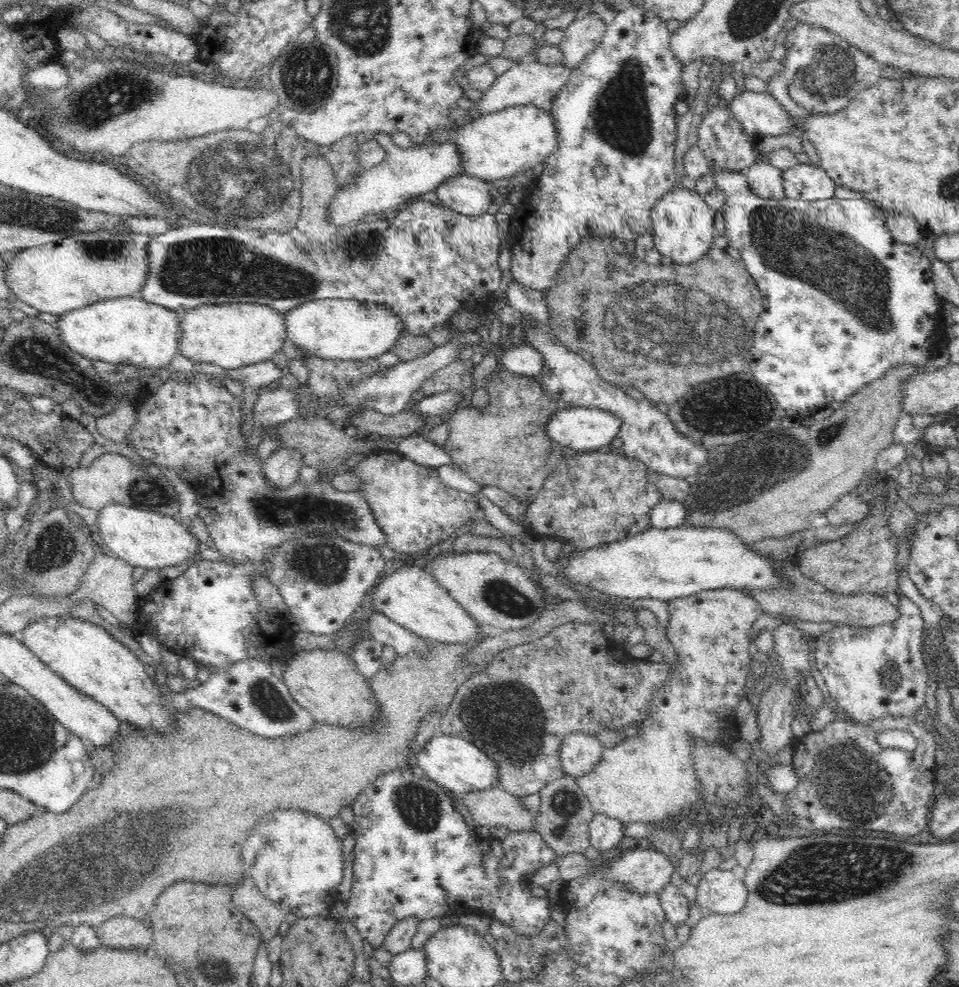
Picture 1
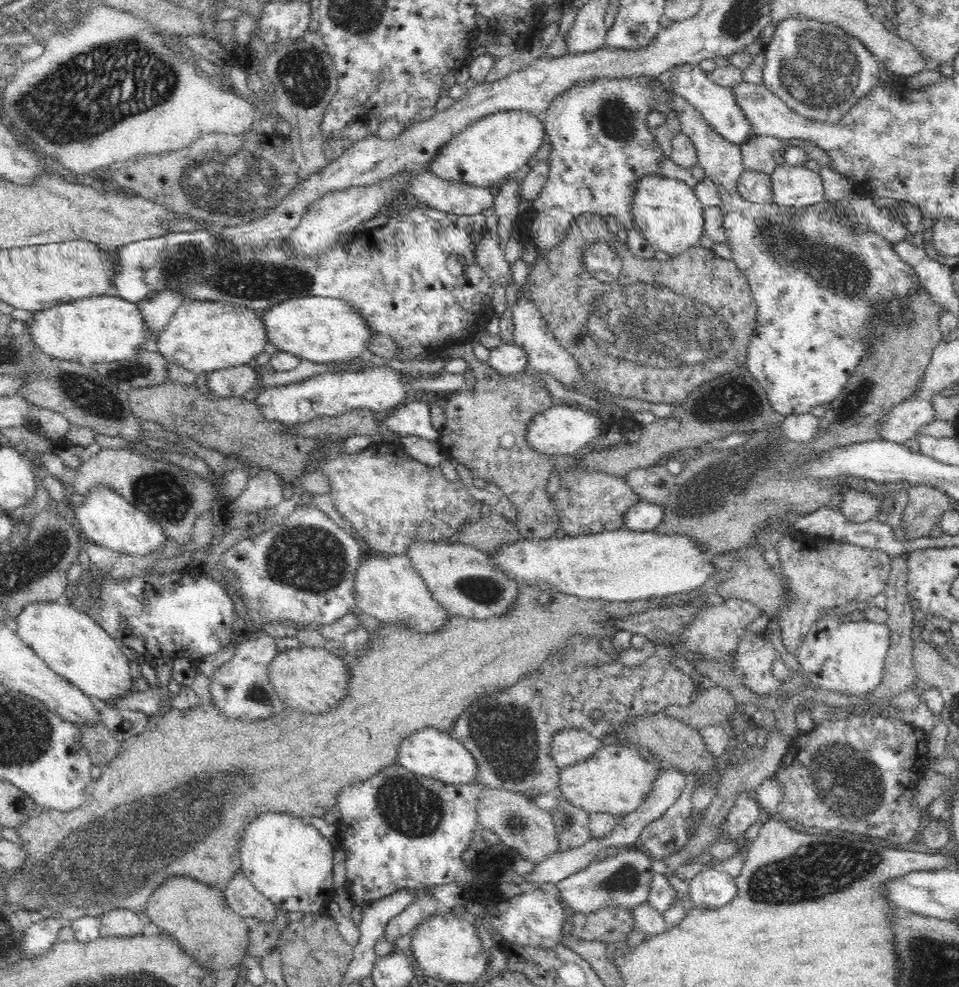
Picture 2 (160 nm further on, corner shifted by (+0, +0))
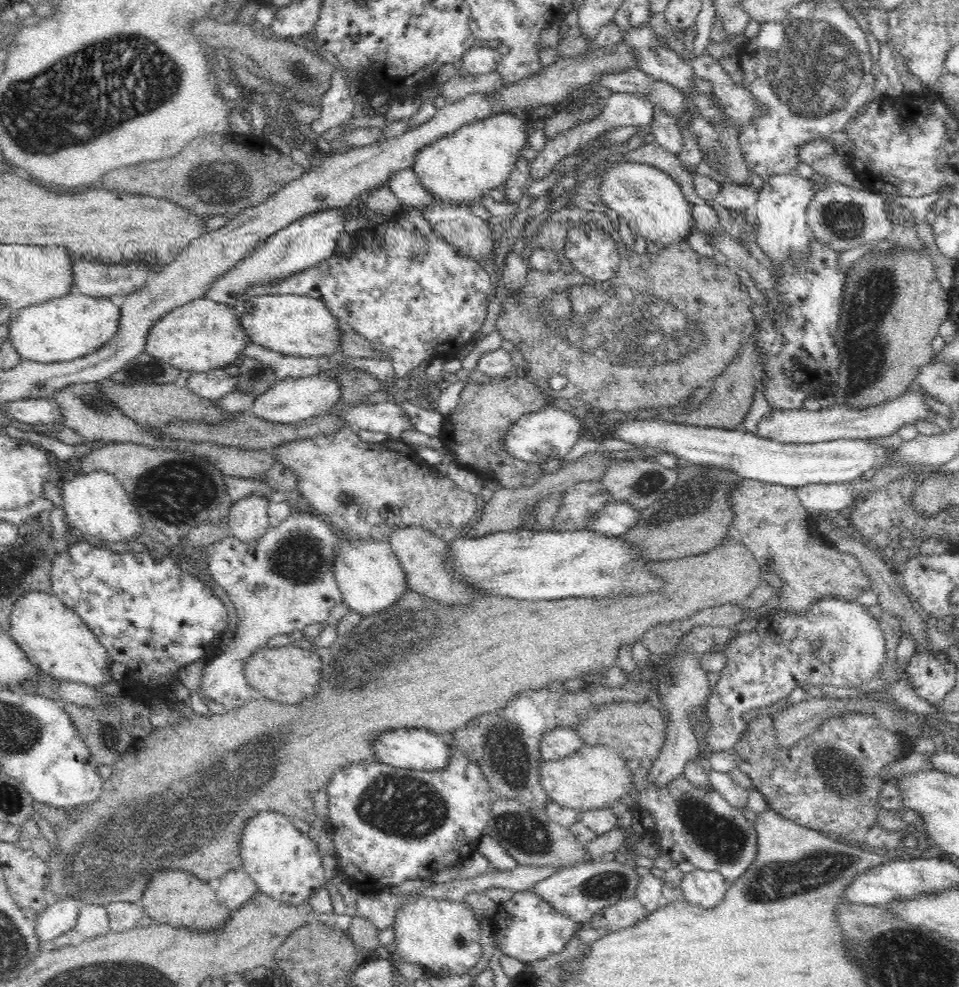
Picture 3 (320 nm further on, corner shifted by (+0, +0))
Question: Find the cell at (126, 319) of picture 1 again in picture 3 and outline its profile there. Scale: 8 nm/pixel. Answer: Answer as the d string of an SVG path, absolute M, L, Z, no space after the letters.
M85 294L69 295L14 310L9 318L8 334L22 360L50 364L82 358L98 350L118 330L121 308L109 298Z

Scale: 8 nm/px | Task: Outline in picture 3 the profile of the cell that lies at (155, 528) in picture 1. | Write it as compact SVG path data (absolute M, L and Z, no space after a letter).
M104 470L92 471L89 473L80 473L73 477L66 476L62 482L62 502L64 502L63 510L65 516L69 520L69 524L73 526L78 534L91 534L100 539L100 542L126 542L130 538L134 538L138 534L147 534L143 532L146 524L141 514L137 513L136 507L132 504L128 493L125 492L122 483L116 479L113 474Z

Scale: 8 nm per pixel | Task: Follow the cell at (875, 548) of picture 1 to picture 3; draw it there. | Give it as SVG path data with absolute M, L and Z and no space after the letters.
M742 479L729 492L727 502L733 510L731 529L751 550L762 576L772 572L784 582L782 588L774 590L774 597L780 597L779 608L774 608L774 614L808 614L809 606L823 596L856 601L870 590L869 578L855 556L827 547L812 536L808 524L810 513L802 506L795 487Z

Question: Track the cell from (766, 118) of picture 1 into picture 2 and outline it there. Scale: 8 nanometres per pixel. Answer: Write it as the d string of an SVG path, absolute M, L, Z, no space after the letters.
M681 64L672 69L670 77L673 92L684 97L692 106L696 107L712 129L725 140L736 145L746 142L752 136L752 125L746 120L742 109L736 104L730 87L720 86L712 81L708 72L700 65Z

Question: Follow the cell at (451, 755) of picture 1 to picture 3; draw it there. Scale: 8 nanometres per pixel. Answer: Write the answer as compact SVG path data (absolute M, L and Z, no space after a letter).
M399 728L381 732L373 741L372 749L378 763L394 768L410 770L438 770L444 768L450 760L450 747L445 737L424 729Z

